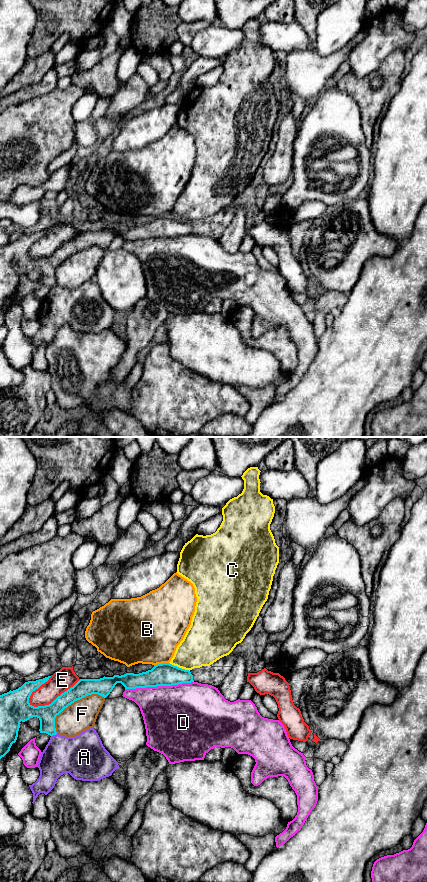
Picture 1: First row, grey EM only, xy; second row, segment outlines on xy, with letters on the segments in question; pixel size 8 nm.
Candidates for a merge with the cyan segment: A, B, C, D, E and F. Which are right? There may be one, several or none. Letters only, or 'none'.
none

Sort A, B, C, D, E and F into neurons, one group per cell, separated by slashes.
A / B / C / D / E / F

